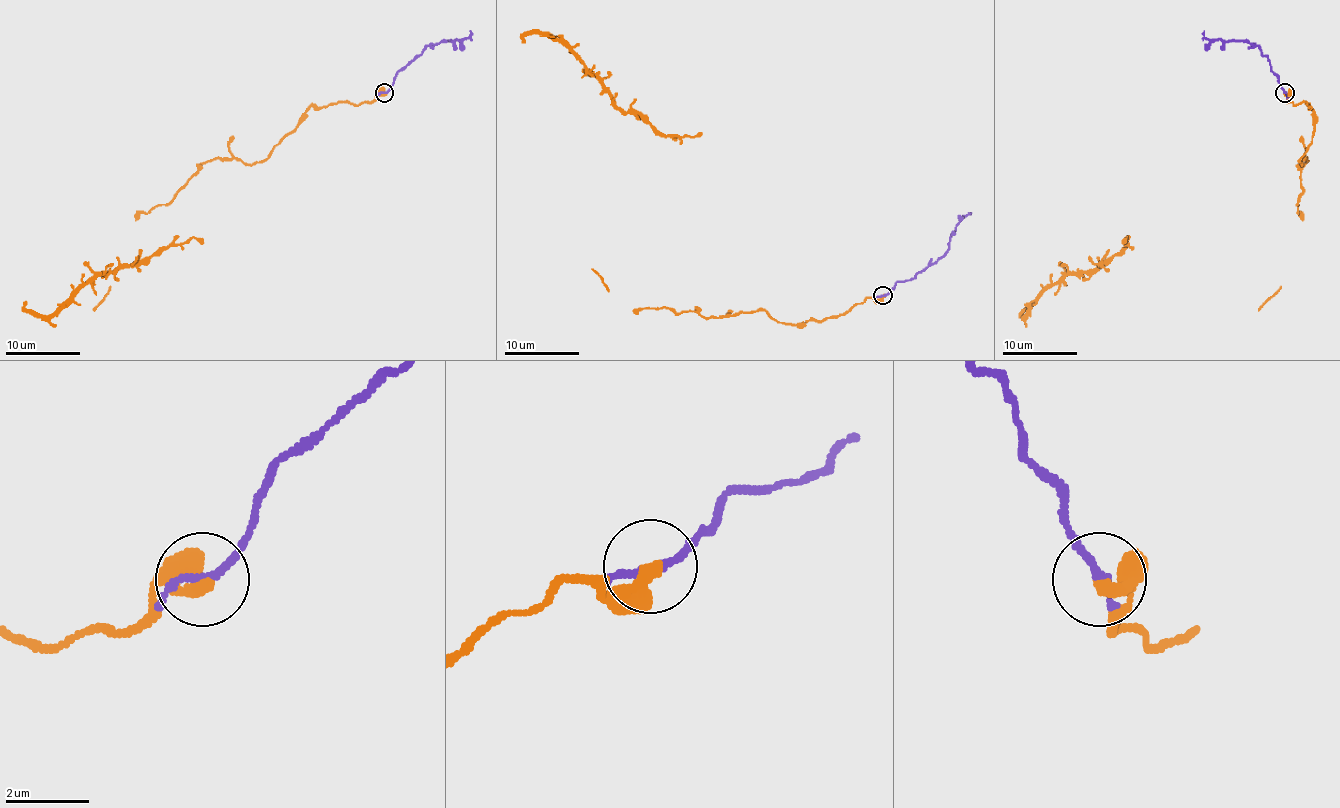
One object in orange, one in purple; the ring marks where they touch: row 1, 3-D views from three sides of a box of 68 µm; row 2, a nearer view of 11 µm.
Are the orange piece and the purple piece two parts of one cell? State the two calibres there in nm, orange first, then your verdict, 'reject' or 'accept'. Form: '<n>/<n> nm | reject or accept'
380/160 nm | accept

